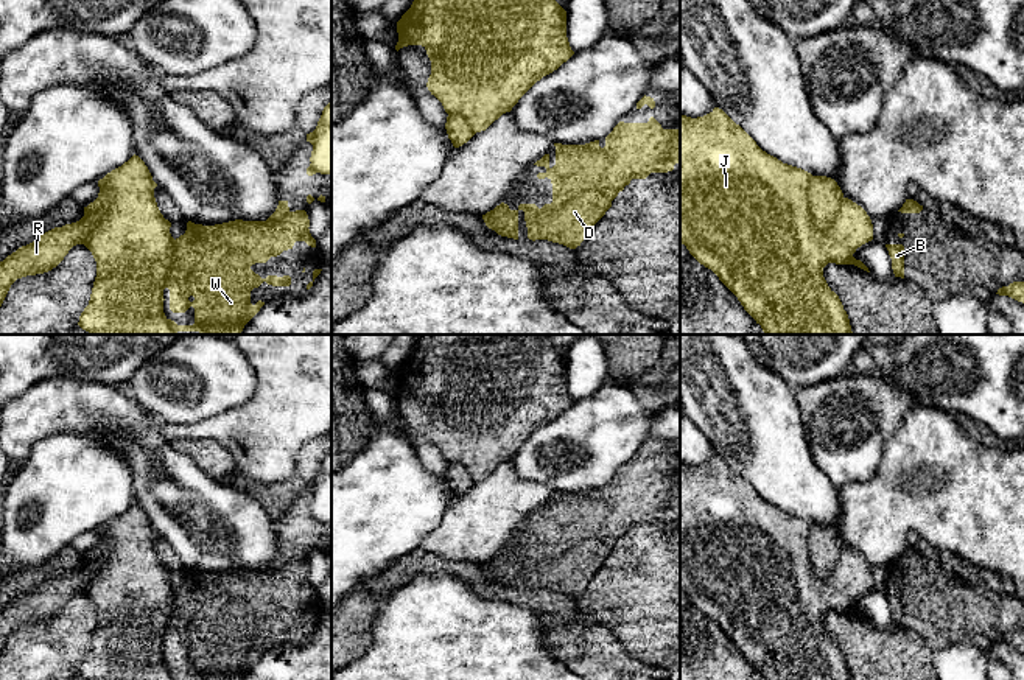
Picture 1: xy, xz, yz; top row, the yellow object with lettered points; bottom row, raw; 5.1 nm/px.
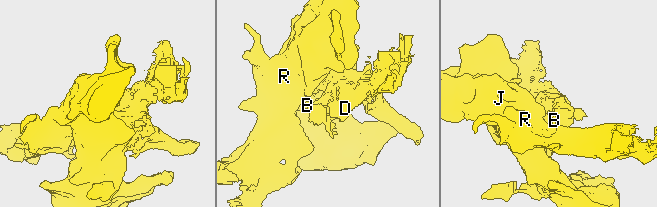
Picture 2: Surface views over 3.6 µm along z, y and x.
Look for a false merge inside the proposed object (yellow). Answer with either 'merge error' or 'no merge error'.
no merge error

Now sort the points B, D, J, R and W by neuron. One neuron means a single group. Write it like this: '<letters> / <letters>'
B D J R W

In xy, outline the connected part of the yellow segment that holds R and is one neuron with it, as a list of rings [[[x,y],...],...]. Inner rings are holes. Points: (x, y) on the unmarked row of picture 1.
[[[139,504],[98,529],[98,546],[84,556],[84,565],[54,576],[36,590],[19,596],[0,610],[0,655],[11,633],[22,626],[44,622],[56,616],[68,599],[84,593],[96,610],[89,654],[78,674],[86,680],[243,680],[265,650],[251,652],[251,640],[263,630],[289,635],[291,626],[261,627],[251,615],[293,598],[296,590],[316,596],[305,559],[291,560],[288,549],[279,549],[266,570],[235,568],[215,574],[187,571],[179,587],[170,582],[171,571],[160,562],[154,537],[157,532]],[[163,638],[170,638],[170,658],[185,661],[195,657],[193,674],[177,674],[163,661]]]

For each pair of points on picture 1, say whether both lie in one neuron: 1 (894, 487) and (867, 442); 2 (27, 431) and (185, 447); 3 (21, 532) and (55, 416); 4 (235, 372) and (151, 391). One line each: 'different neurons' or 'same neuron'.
1: different neurons
2: different neurons
3: different neurons
4: same neuron

